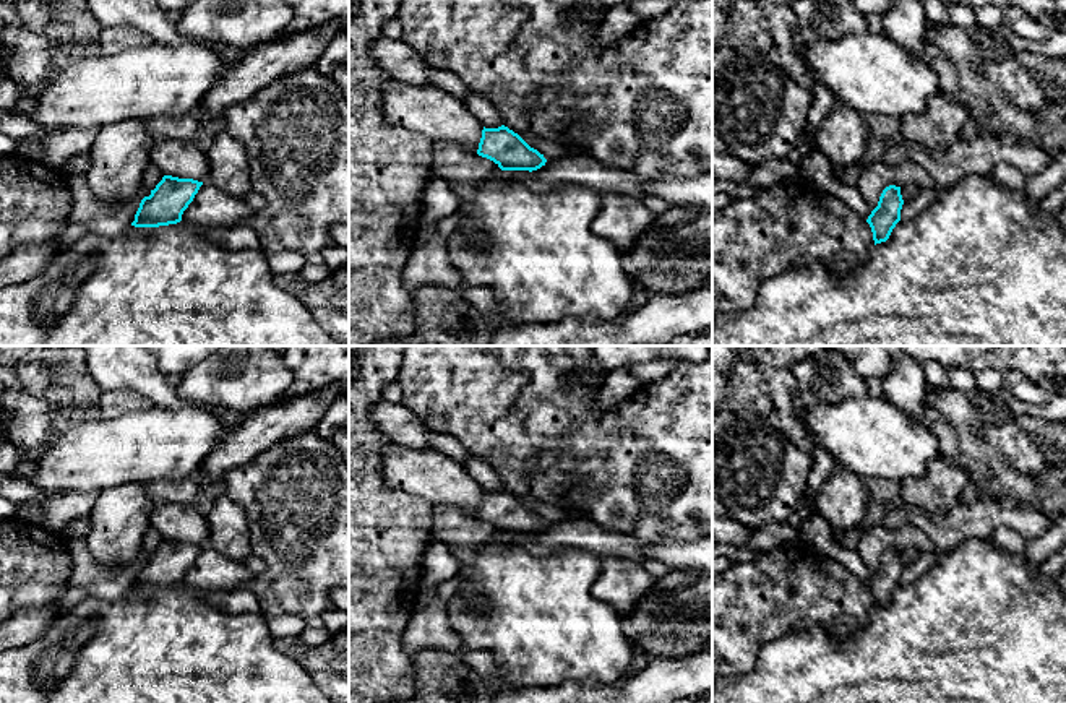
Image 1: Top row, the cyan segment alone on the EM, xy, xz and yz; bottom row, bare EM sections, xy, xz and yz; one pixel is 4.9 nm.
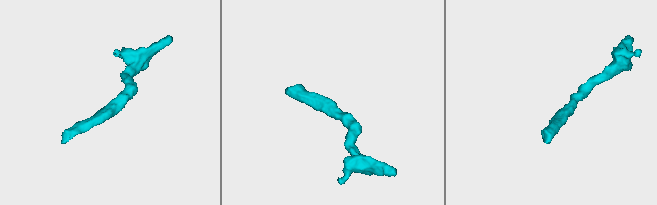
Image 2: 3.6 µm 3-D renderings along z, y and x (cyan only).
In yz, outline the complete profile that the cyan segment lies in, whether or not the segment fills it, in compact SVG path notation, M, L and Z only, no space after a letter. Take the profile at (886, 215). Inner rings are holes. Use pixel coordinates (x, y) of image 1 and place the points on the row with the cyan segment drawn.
M889 185L883 190L878 206L866 219L873 232L875 245L889 239L892 229L901 221L902 205L901 187Z

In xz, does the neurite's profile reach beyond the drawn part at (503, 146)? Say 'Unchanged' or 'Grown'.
Unchanged

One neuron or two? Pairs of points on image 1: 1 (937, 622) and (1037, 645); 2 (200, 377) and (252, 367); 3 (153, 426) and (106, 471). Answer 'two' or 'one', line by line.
1: one
2: one
3: one

